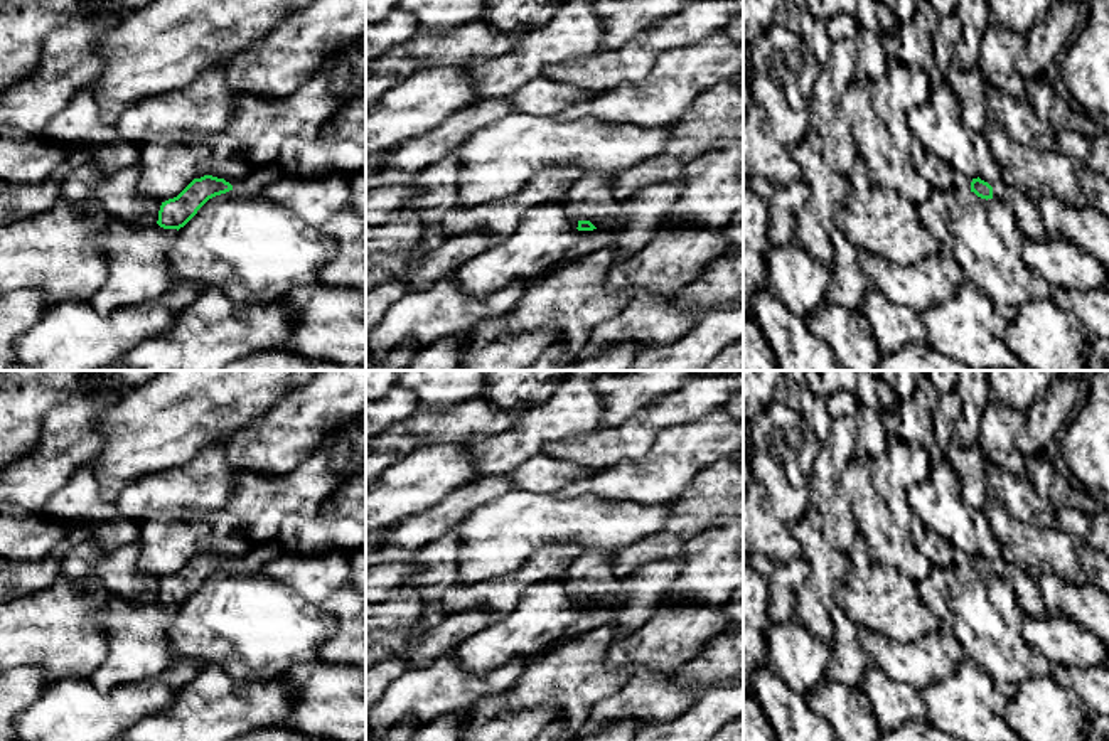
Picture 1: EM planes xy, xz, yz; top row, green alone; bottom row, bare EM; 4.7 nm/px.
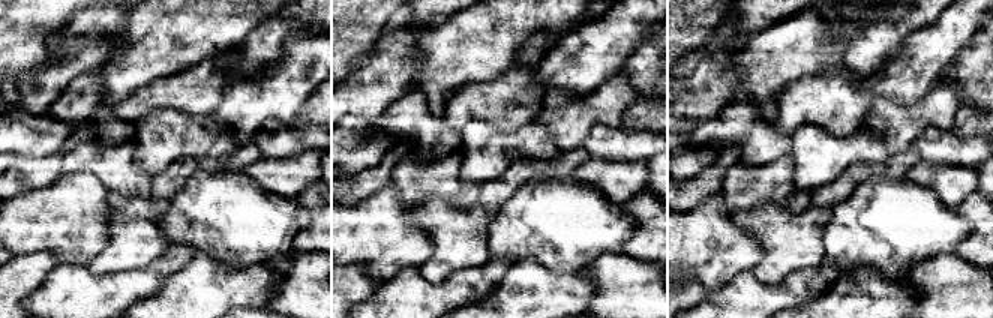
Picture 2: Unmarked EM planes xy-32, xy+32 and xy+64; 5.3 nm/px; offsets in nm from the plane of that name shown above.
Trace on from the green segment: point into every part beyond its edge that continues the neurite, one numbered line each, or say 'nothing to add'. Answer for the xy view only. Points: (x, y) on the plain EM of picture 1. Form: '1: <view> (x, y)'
nothing to add

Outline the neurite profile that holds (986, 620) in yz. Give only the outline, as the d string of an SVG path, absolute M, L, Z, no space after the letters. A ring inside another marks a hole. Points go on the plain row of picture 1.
M932 566L929 576L917 583L917 593L927 610L942 625L949 625L964 653L991 679L994 690L1005 699L1016 694L1018 685L1030 677L1050 675L1050 664L1025 640L1023 611L1016 603L1015 591L998 576L981 576L974 569Z

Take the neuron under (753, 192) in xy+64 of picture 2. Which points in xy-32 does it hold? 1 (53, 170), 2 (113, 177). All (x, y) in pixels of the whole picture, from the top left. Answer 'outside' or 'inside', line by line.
1: outside
2: inside

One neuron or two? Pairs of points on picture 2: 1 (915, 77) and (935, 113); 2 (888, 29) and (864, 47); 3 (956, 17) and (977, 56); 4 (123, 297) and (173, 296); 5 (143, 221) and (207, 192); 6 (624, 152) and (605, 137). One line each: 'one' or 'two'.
1: two
2: one
3: two
4: two
5: two
6: one

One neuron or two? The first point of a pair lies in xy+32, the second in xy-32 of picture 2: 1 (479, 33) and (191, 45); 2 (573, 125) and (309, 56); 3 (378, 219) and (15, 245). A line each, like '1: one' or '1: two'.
1: one
2: one
3: one

